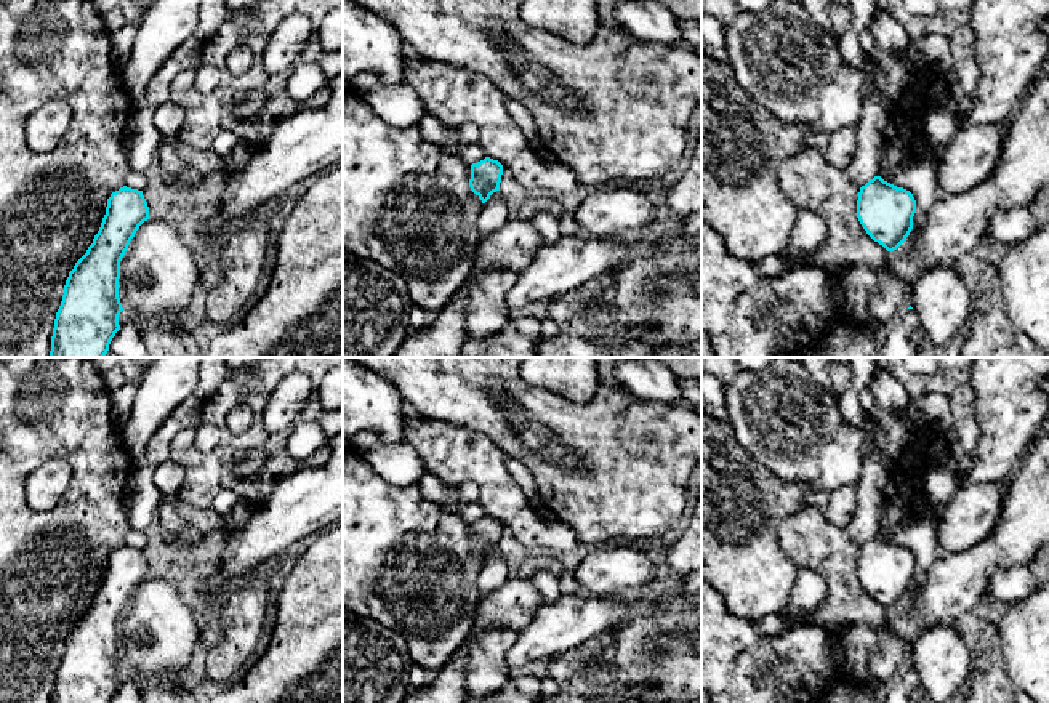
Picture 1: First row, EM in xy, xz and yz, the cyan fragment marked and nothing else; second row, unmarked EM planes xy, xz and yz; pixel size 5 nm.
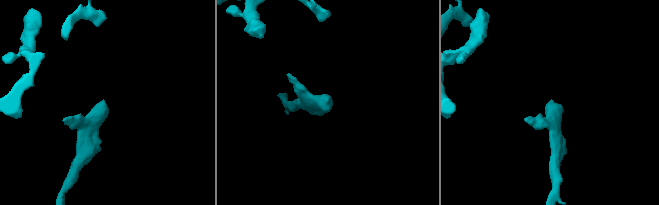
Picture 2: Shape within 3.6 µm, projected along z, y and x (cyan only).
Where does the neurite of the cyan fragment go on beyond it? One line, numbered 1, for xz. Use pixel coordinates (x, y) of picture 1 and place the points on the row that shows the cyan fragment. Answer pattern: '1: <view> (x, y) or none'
1: none

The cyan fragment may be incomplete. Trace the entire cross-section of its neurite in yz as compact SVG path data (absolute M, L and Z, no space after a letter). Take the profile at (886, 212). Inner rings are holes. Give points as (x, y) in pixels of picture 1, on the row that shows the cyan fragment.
M874 176L860 187L857 218L866 234L887 251L897 250L913 229L916 200L903 187Z

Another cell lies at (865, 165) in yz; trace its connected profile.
M870 77L863 83L863 104L860 125L857 128L857 149L850 163L844 168L847 178L857 186L865 186L879 173L879 141L882 128L887 123L887 102L874 78Z

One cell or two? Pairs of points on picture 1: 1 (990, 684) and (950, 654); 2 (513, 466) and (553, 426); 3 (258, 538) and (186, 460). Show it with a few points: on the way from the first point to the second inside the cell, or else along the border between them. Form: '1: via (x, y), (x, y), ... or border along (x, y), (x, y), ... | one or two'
1: border along (972, 650), (972, 673), (966, 682) | two
2: border along (508, 455), (514, 457), (529, 471), (538, 492) | two
3: border along (279, 481), (268, 497), (252, 506) | two

